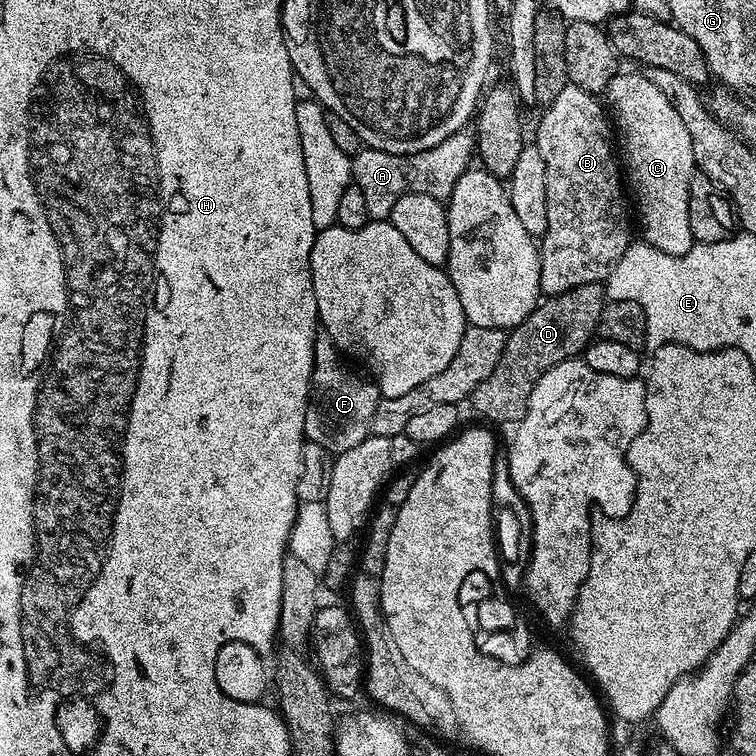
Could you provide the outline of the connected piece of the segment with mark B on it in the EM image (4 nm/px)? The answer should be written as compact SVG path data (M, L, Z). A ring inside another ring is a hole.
M567 83L558 98L554 98L554 102L550 102L541 111L544 113L541 114L540 125L536 128L534 143L545 162L546 230L538 240L540 290L545 297L560 296L566 290L574 290L583 284L607 281L610 270L618 262L618 258L622 258L630 243L622 168L618 163L617 153L616 156L612 153L614 128L605 105L601 101L600 105L598 101L600 100L595 95Z

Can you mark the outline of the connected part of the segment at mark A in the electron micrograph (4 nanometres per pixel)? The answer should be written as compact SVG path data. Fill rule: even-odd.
M468 130L455 132L450 138L446 138L446 142L409 156L399 156L364 146L352 157L352 178L358 190L362 190L362 195L366 198L369 217L372 220L388 220L394 210L394 202L398 202L398 198L406 194L430 194L430 198L441 202L447 201L454 190L454 182L458 182L458 178L462 178L462 174L473 167L475 150L476 137Z

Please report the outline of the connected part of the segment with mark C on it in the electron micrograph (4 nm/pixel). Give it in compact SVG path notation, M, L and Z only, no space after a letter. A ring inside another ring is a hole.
M618 71L608 84L607 96L606 104L610 109L611 119L619 135L620 132L624 135L622 160L626 165L626 180L630 185L631 195L632 192L636 195L636 208L640 211L640 228L644 231L643 243L662 250L662 254L686 254L694 243L690 234L690 178L692 173L697 171L694 146L690 146L690 134L682 118L678 118L678 110L670 106L666 94L662 94L662 90L658 90L658 86L654 86L654 82L650 82L647 75L640 73L639 76L636 72Z

